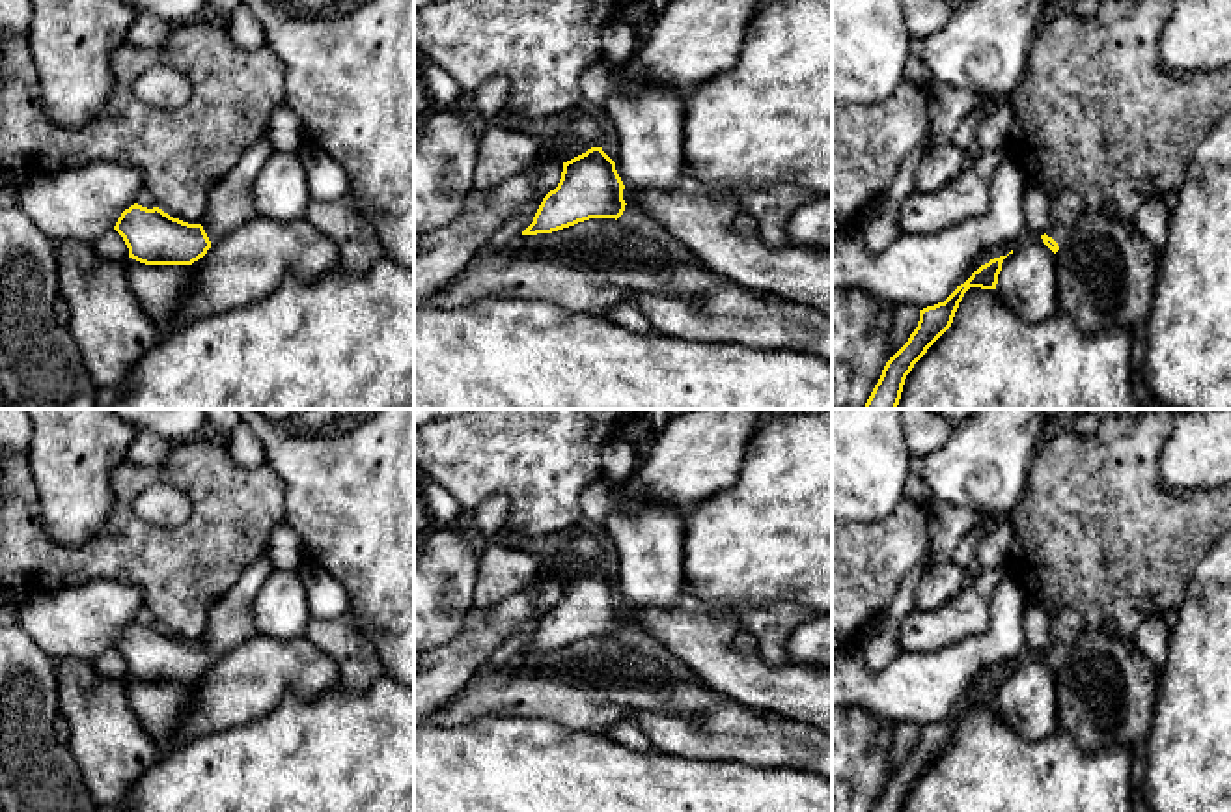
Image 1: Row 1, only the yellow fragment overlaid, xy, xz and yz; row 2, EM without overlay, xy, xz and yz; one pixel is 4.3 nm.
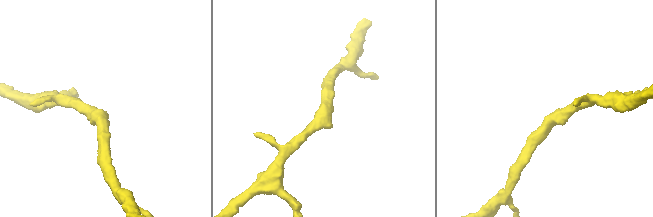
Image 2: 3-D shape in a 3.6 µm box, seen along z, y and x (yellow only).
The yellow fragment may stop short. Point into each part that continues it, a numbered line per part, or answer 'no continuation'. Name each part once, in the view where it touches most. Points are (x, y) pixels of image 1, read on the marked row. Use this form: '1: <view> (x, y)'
1: xy (230, 204)

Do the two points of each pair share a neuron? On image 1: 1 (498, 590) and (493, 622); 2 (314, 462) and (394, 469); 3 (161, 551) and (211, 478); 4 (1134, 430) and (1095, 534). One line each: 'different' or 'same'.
1: different
2: same
3: same
4: same

